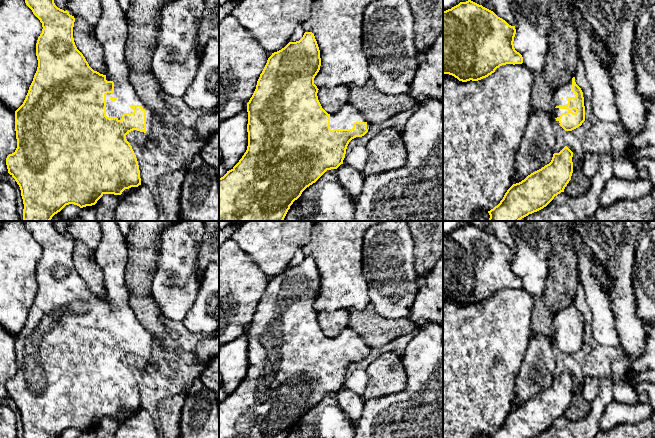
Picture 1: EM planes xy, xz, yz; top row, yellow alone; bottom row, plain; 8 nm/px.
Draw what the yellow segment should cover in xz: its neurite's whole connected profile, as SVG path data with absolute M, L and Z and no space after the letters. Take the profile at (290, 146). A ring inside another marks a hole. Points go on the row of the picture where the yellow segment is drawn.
M305 32L303 37L296 42L289 42L281 50L272 53L260 74L256 89L247 103L248 112L248 146L247 150L239 162L227 173L219 178L219 221L283 221L290 206L297 200L302 192L315 183L327 170L337 169L345 158L346 149L349 142L364 136L371 125L366 121L364 114L350 103L344 105L337 114L328 114L318 100L318 88L314 84L314 78L320 70L321 58L320 50L312 32Z

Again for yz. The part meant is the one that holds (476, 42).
M471 0L443 11L443 74L467 82L486 78L506 64L524 64L532 73L543 71L552 25L550 0L507 1L515 16L514 26Z

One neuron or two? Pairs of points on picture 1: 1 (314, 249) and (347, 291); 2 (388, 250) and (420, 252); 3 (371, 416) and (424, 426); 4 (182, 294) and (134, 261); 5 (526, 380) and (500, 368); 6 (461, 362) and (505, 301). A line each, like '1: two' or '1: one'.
1: one
2: two
3: one
4: two
5: two
6: one

